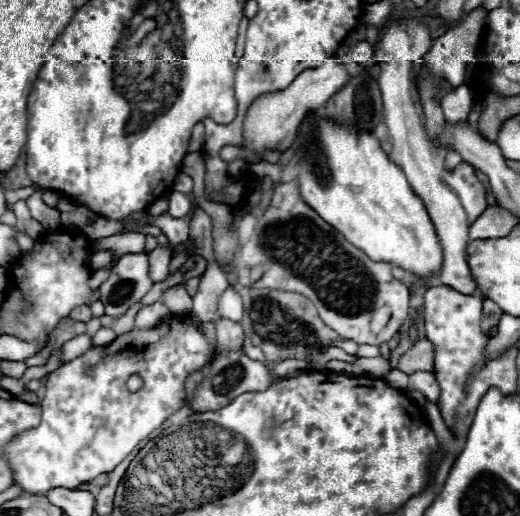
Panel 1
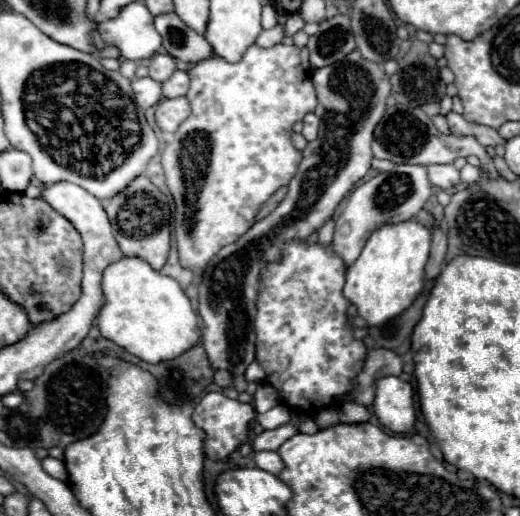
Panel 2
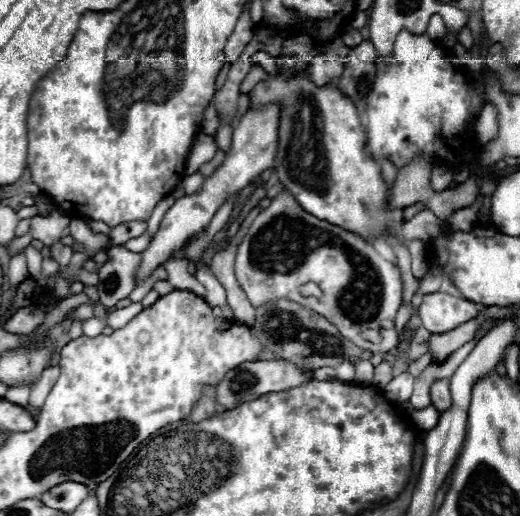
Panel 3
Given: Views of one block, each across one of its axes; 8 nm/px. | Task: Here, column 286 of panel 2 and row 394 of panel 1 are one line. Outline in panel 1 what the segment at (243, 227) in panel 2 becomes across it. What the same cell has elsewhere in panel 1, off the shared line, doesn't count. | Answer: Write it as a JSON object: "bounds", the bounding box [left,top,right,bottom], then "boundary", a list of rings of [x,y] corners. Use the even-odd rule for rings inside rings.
{"bounds":[6,316,208,494],"boundary":[[[166,316],[156,328],[132,330],[108,346],[92,346],[84,356],[78,356],[76,360],[60,366],[56,372],[50,372],[46,392],[40,402],[40,426],[16,436],[6,448],[8,462],[16,474],[14,482],[28,494],[46,494],[52,488],[76,488],[102,472],[110,472],[138,446],[140,440],[182,408],[186,376],[202,370],[208,358],[208,342],[200,330],[186,324],[182,316]],[[132,374],[138,374],[144,380],[144,388],[140,392],[128,392],[126,388],[126,380]]]}

